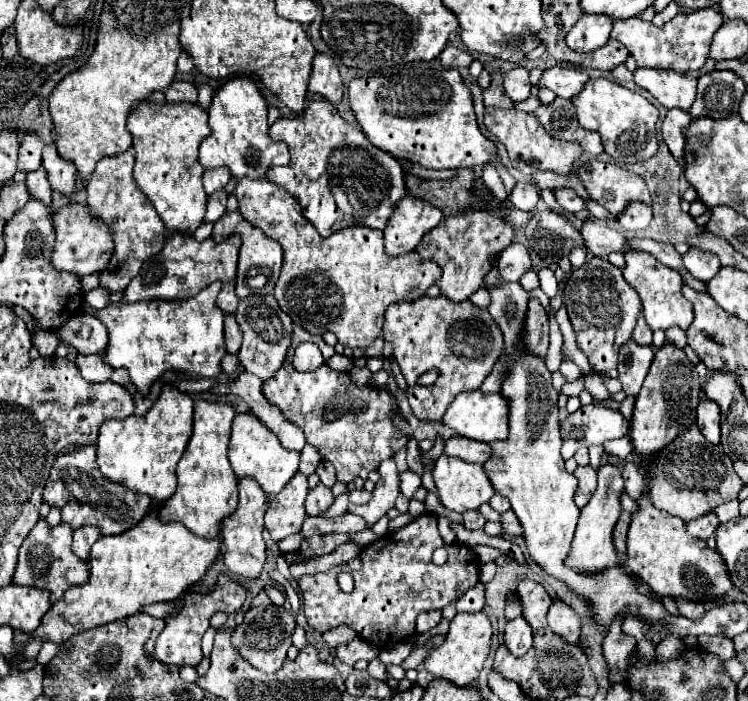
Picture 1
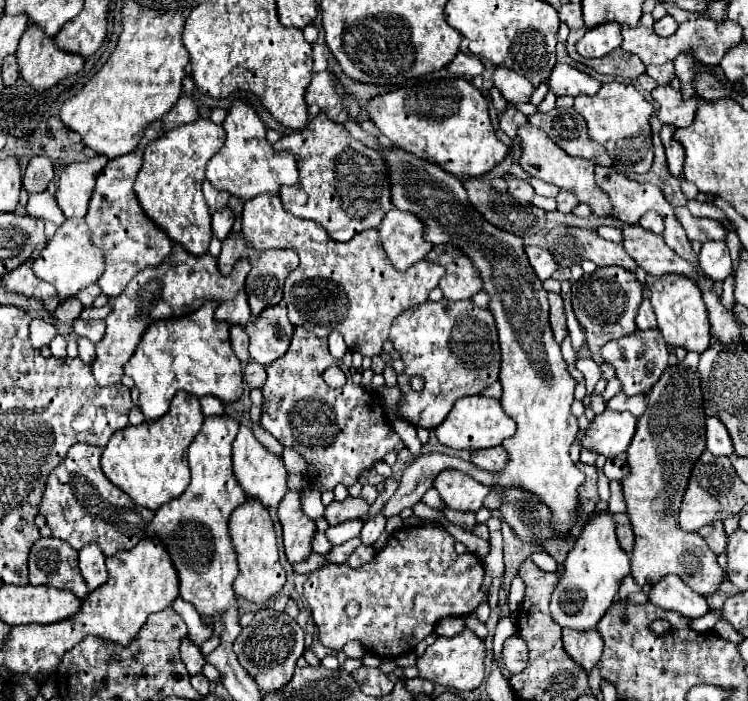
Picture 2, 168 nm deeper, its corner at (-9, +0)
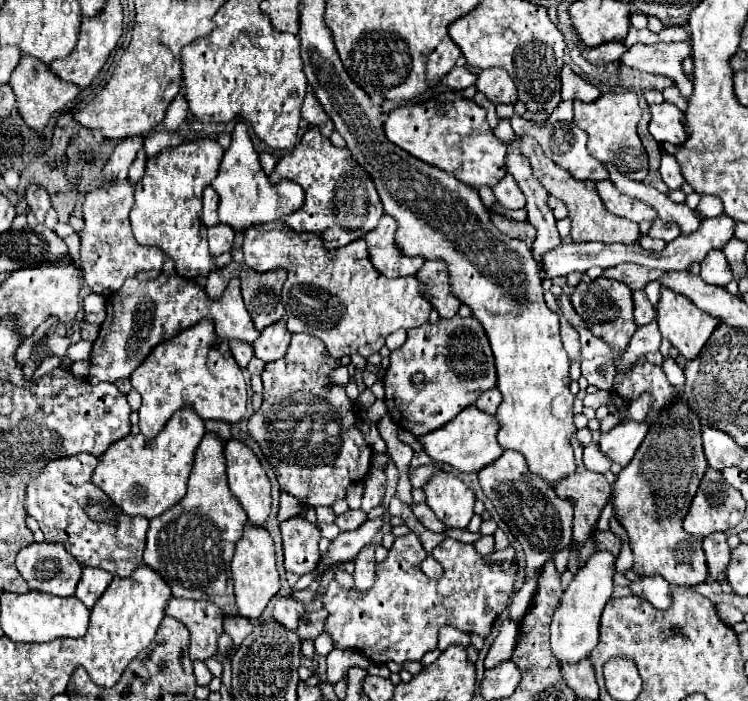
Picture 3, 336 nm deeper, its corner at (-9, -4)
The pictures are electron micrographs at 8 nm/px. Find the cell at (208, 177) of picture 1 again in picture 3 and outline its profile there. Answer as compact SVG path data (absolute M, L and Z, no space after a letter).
M211 186L205 188L203 192L203 222L205 226L217 224L217 192L213 192Z

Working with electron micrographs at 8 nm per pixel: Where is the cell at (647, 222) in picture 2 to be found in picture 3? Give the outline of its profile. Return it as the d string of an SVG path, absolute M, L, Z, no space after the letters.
M655 218L653 224L651 224L651 230L649 230L649 236L671 242L679 236L679 230L677 230L677 224L669 224L669 222L663 222L663 220Z

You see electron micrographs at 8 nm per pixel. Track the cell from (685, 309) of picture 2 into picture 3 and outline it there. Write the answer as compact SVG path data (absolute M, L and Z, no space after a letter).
M661 286L661 298L657 302L657 324L663 338L667 338L687 360L693 360L709 340L713 330L717 328L719 320L701 312L691 300L685 300L685 296Z

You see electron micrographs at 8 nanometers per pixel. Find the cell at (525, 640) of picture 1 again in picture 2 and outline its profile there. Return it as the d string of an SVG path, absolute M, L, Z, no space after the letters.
M513 634L511 638L505 640L503 644L503 668L515 676L527 666L527 644L521 640L519 634Z

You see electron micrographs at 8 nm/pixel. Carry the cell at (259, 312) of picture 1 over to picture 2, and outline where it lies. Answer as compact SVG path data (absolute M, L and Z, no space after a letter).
M271 306L263 310L261 316L253 318L245 326L245 330L251 338L249 354L263 366L281 358L287 352L293 336L293 324L287 318L285 306Z

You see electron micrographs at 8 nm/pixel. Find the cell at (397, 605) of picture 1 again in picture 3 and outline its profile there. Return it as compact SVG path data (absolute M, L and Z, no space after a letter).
M407 534L395 538L387 560L377 564L375 572L375 584L359 592L355 588L341 588L337 580L331 580L327 590L323 592L323 608L329 612L323 632L327 632L335 644L335 648L347 648L347 650L359 650L375 664L387 664L397 662L403 664L405 660L421 660L425 652L437 648L437 632L441 626L449 624L463 632L477 632L479 636L487 636L491 630L491 624L495 618L507 608L511 588L515 582L517 566L515 562L503 562L503 564L485 564L481 554L475 552L473 544L463 544L453 538L445 538L439 546L433 548L431 556L439 560L443 566L443 578L429 580L419 564L427 558L425 548L421 546L421 540L417 534Z

